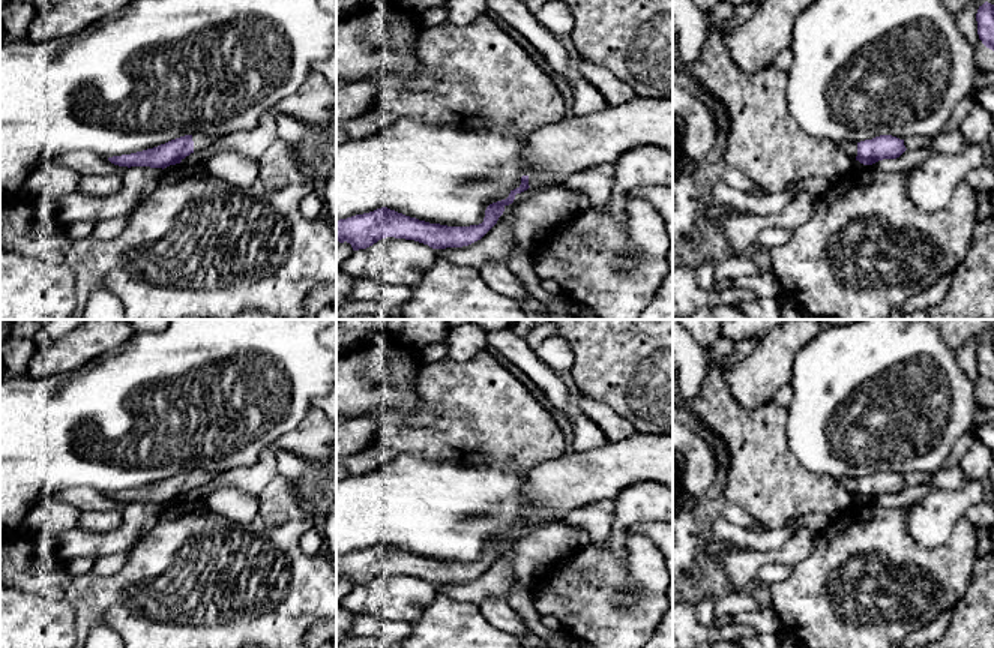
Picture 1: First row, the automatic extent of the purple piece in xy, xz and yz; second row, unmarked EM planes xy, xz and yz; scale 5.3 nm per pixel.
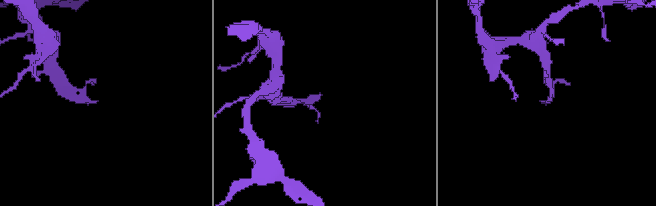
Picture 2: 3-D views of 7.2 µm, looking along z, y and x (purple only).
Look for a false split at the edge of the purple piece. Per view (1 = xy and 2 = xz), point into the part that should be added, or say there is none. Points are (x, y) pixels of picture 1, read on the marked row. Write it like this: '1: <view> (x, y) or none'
1: xy (201, 141)
2: xz (556, 150)

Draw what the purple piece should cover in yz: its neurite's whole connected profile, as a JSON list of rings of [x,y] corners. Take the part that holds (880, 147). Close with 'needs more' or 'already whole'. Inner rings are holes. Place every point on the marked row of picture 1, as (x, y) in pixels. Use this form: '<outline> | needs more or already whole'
[[[880,135],[872,140],[860,142],[839,142],[838,144],[848,156],[859,160],[863,165],[872,165],[883,159],[896,159],[907,148],[904,140],[892,135]]] | needs more

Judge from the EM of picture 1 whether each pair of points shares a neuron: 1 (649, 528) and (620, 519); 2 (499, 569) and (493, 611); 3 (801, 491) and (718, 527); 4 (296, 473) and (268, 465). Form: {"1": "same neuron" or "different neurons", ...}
{"1": "different neurons", "2": "different neurons", "3": "different neurons", "4": "different neurons"}

